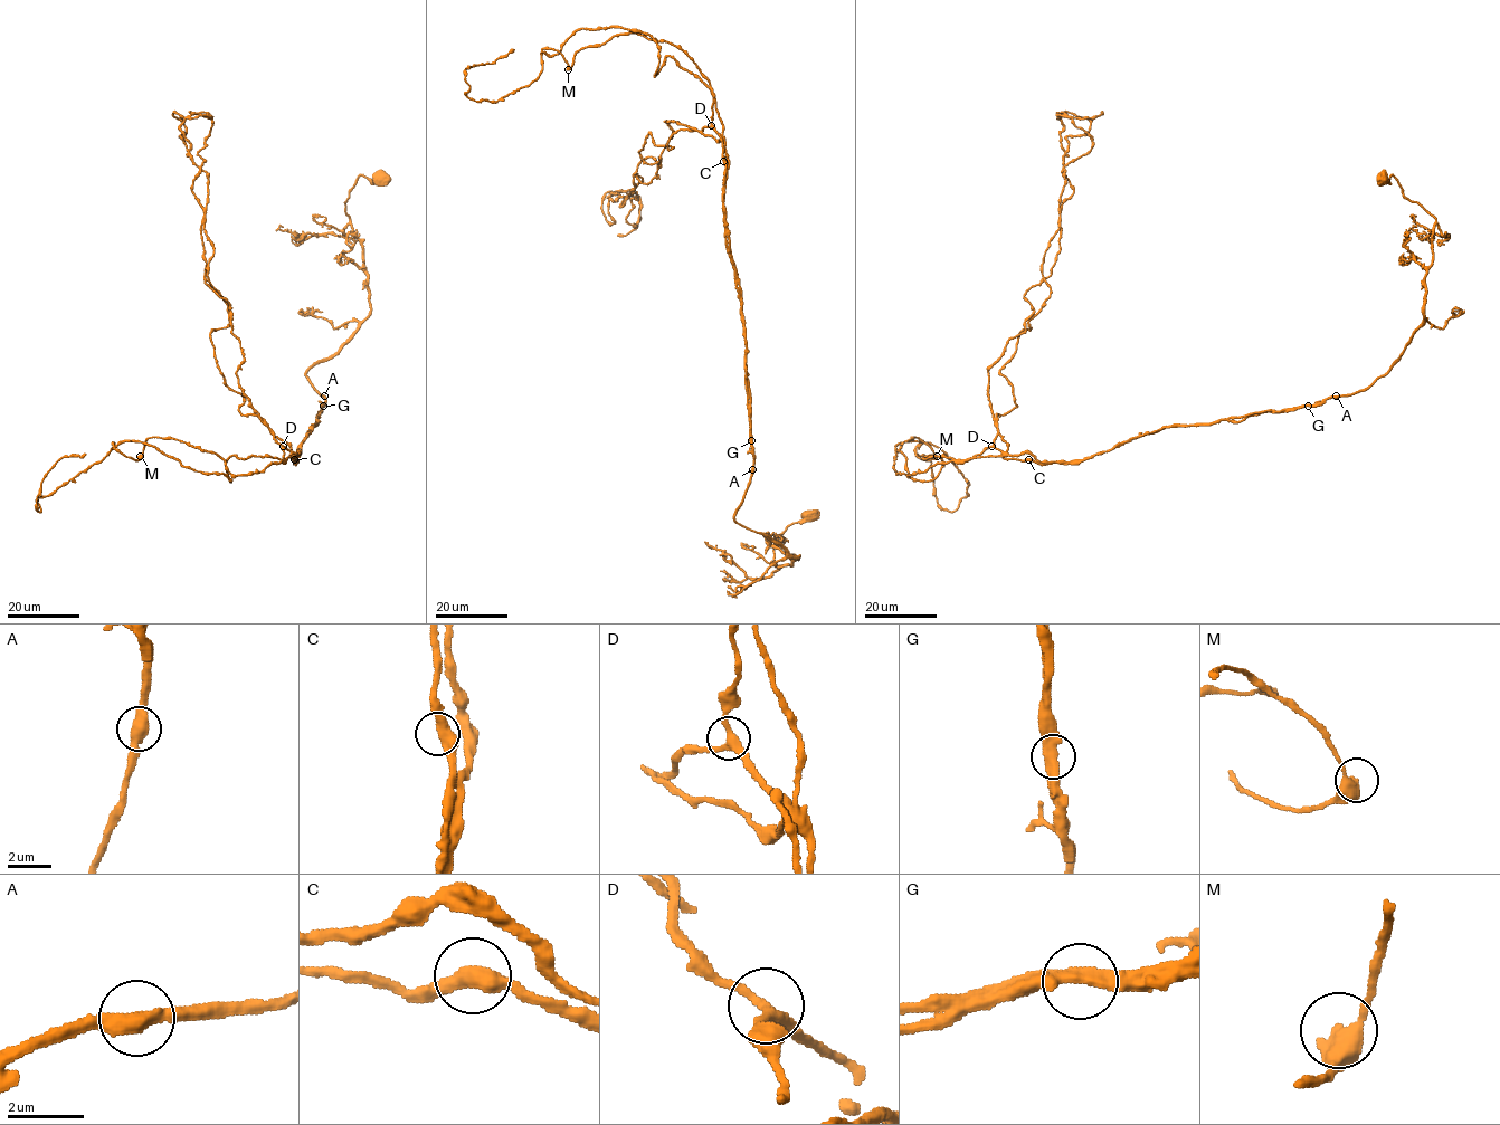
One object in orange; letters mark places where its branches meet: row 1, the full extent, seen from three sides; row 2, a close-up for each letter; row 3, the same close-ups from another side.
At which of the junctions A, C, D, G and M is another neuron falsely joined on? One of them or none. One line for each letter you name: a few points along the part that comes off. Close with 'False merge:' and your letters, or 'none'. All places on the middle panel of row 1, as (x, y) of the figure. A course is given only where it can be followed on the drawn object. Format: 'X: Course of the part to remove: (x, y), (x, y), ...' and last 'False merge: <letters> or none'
G: Course of the part to remove: (751, 441), (720, 135), (665, 121), (661, 165), (646, 156), (622, 203), (634, 226), (639, 201), (616, 201)
False merge: G

